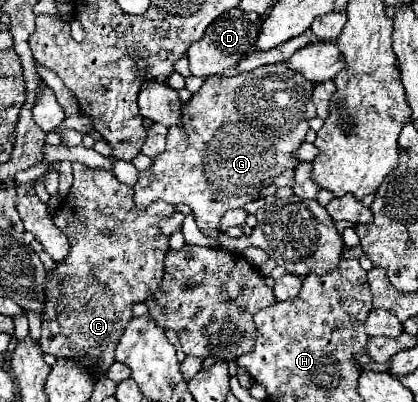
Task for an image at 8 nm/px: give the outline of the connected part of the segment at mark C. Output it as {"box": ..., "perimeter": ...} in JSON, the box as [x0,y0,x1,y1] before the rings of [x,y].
{"box":[40,163,174,371],"perimeter":[[[82,163],[74,165],[74,183],[70,195],[62,201],[58,213],[54,215],[54,223],[62,229],[68,237],[72,249],[70,255],[56,265],[52,273],[48,273],[48,287],[46,287],[46,309],[42,315],[42,337],[40,345],[44,353],[68,355],[70,359],[100,359],[100,371],[108,371],[114,363],[114,349],[116,343],[132,317],[132,305],[144,301],[152,291],[156,291],[162,269],[164,269],[164,255],[168,253],[168,237],[162,235],[158,223],[164,217],[174,213],[174,205],[168,203],[152,203],[148,211],[136,211],[134,207],[134,193],[128,185],[120,183],[110,171],[92,171]]]}

